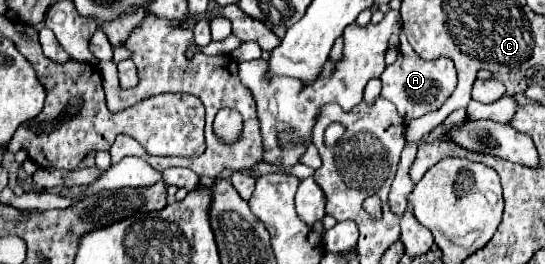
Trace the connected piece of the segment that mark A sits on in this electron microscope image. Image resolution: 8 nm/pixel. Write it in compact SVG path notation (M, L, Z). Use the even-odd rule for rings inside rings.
M400 34L398 60L394 64L386 66L380 80L382 80L380 96L390 100L398 108L402 118L412 120L412 118L420 118L432 110L438 110L448 100L452 90L456 88L456 68L454 68L452 60L448 60L448 58L438 58L438 60L420 58L410 48L410 42L406 40L406 36Z

